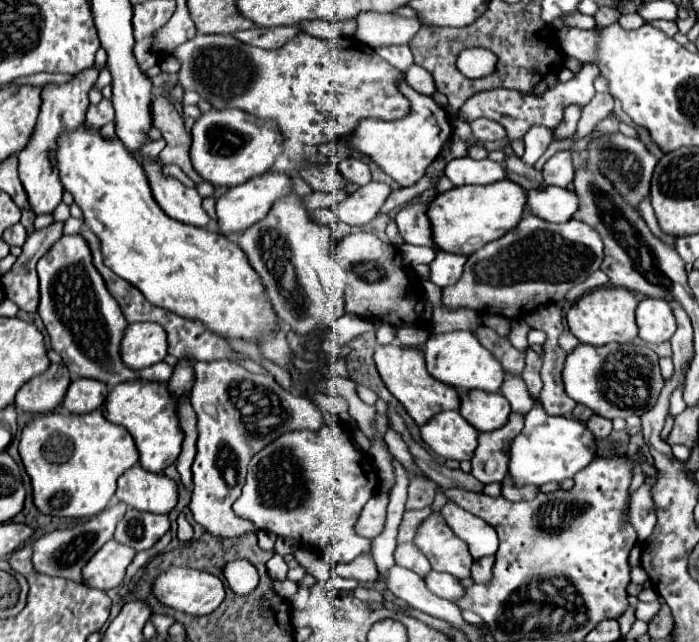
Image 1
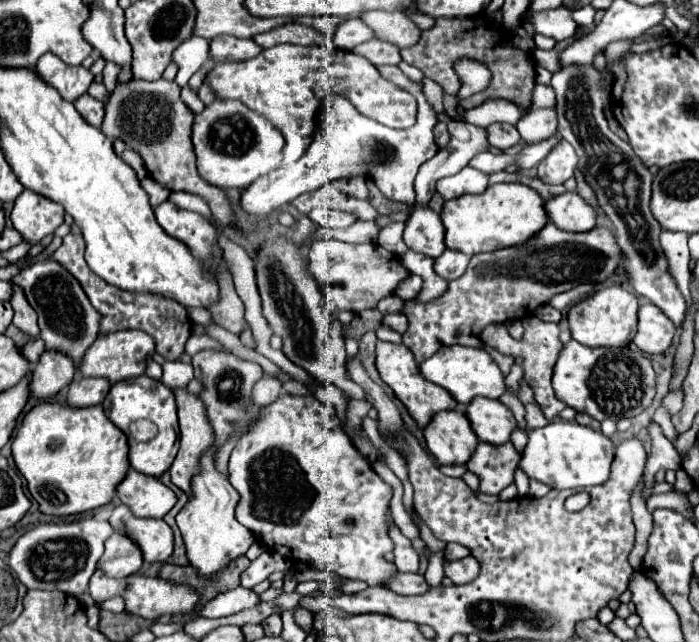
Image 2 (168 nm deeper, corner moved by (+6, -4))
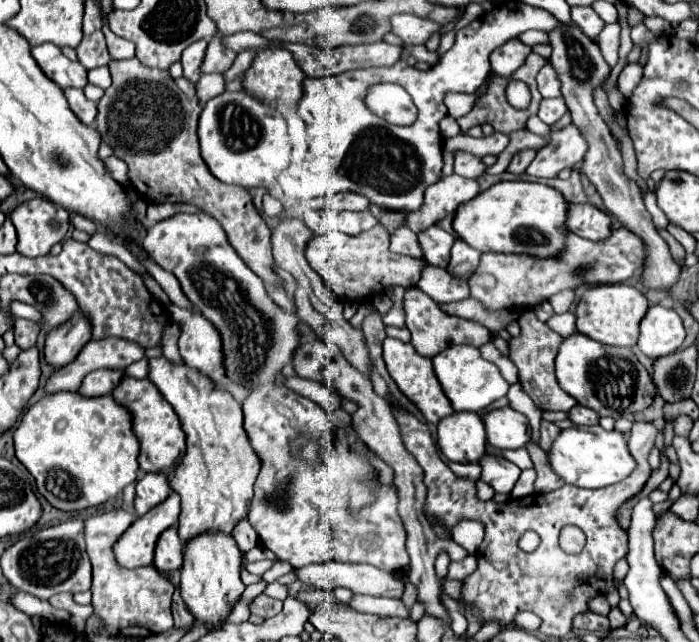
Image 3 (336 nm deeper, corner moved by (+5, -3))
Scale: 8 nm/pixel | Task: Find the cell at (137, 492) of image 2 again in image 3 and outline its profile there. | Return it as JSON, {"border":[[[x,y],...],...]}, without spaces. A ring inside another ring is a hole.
{"border":[[[145,473],[135,487],[135,513],[143,517],[149,509],[163,503],[169,493],[171,487],[163,473]]]}

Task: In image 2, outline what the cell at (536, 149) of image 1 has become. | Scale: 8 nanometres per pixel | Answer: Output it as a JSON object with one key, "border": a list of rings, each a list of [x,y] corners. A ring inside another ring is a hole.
{"border":[[[554,108],[532,110],[526,116],[522,116],[520,122],[516,124],[524,144],[538,144],[538,142],[554,136],[556,126],[558,126],[558,120],[556,120]]]}

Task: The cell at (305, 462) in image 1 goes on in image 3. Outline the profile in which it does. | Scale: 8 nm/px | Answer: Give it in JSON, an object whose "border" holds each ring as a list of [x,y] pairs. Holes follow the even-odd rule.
{"border":[[[269,383],[255,387],[249,393],[243,401],[243,415],[249,441],[261,459],[261,473],[255,481],[249,523],[265,549],[273,551],[277,559],[289,561],[295,569],[311,563],[341,561],[367,563],[393,573],[409,565],[405,549],[407,533],[397,513],[397,493],[387,485],[379,485],[377,501],[355,515],[349,511],[347,483],[351,479],[367,479],[371,471],[357,459],[351,459],[343,473],[331,473],[319,463],[323,433],[351,423],[351,417],[345,411],[337,411],[331,421],[313,401],[287,387],[275,387]],[[301,433],[309,435],[309,443],[299,457],[291,457],[289,443]]]}

